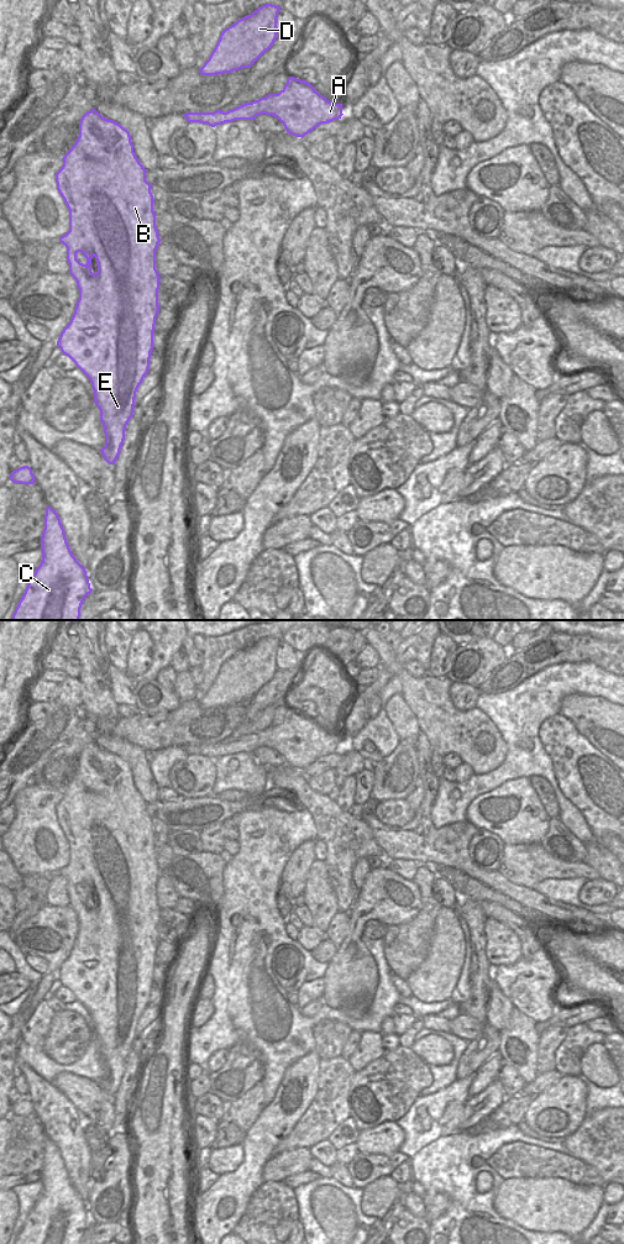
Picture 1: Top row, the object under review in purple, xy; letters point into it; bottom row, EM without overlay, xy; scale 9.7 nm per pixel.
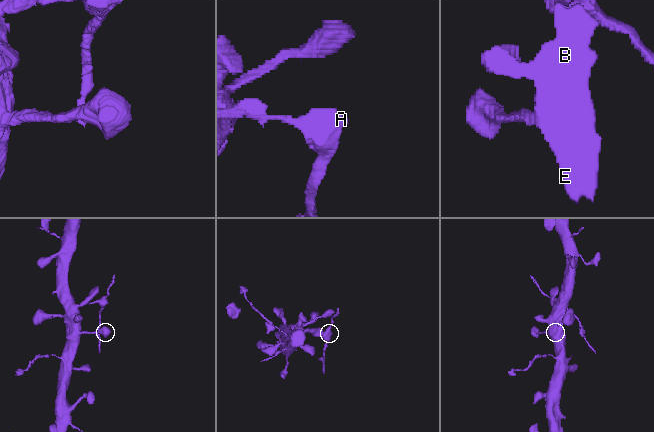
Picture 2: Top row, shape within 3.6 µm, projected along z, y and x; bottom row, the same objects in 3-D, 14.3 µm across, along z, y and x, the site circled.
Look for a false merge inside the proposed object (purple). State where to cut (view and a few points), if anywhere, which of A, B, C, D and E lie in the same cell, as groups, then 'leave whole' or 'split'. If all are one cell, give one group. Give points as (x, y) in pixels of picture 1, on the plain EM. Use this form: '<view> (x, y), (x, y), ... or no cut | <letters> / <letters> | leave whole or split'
xy (208, 745), (200, 755) | A / B C D E | split

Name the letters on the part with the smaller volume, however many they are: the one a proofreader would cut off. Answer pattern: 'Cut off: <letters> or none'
Cut off: A

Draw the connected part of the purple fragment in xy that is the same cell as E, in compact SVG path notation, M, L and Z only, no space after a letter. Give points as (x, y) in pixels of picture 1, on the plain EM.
M95 741L85 745L79 754L79 768L72 781L62 791L63 798L56 805L57 823L63 830L69 843L69 864L59 870L59 875L67 880L67 894L69 897L69 907L75 912L79 922L79 931L77 934L74 946L69 956L63 961L57 973L57 978L62 986L68 988L75 998L89 1011L94 1023L94 1035L100 1043L100 1054L104 1059L105 1078L100 1082L104 1092L109 1097L115 1097L121 1078L125 1072L125 1062L130 1051L133 1049L133 1038L136 1024L142 1015L145 1008L148 1006L151 985L153 982L153 964L156 950L159 944L158 922L159 907L156 902L156 882L161 871L156 860L156 846L153 844L153 828L151 825L151 817L146 813L146 802L140 796L133 784L130 765L120 756L103 750Z

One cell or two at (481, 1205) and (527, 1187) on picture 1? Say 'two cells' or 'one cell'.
two cells

